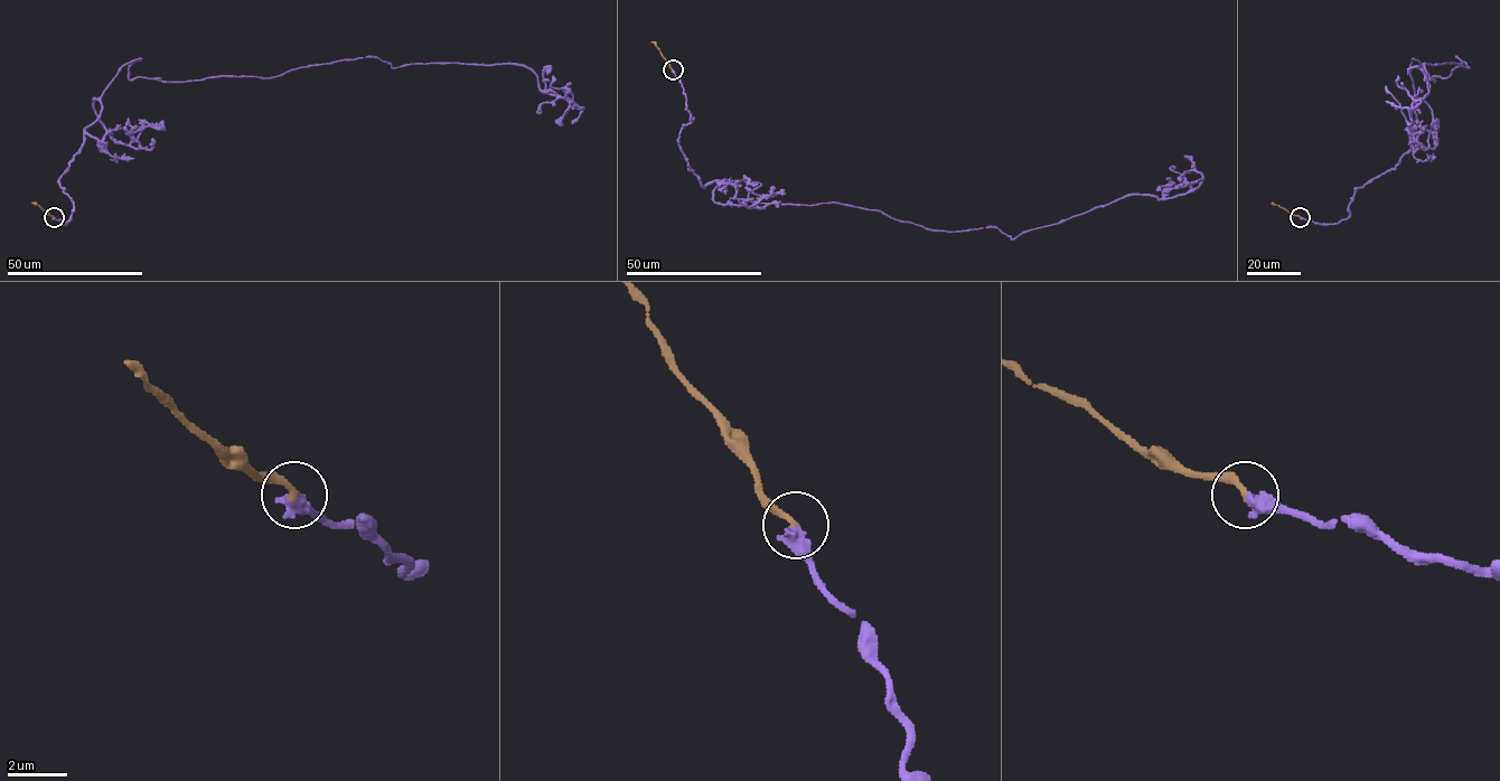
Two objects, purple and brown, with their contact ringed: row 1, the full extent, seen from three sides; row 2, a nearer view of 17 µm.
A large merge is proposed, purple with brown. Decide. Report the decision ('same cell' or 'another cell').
same cell

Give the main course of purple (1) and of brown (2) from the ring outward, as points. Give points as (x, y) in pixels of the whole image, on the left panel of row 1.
1: (54, 217), (71, 219), (58, 179), (100, 96), (140, 58), (130, 80), (523, 64), (582, 107), (559, 125)
2: (54, 217), (31, 203)

